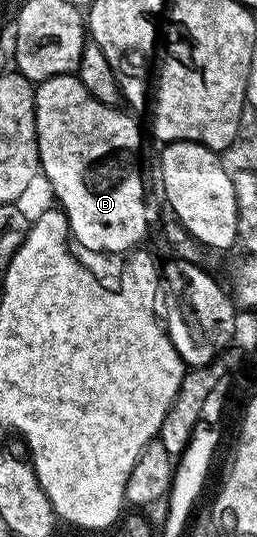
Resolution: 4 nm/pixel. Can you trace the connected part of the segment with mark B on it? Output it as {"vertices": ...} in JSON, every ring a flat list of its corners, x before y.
{"vertices":[[70,73,39,82,35,90,36,142,42,177,48,180,56,196,55,204,66,215,68,232,80,237,84,245,90,246,90,251,124,253,143,246,161,220,162,201,158,196,158,177,153,162,152,165,148,162,148,145,139,123,120,107,99,101,95,93,86,91,80,80]]}

